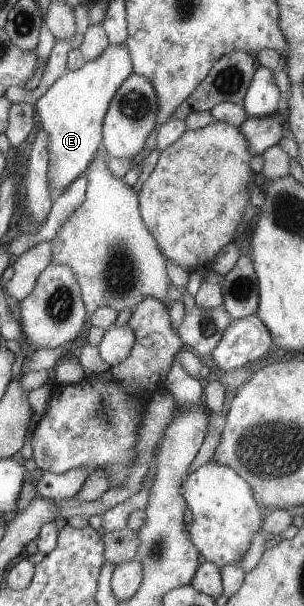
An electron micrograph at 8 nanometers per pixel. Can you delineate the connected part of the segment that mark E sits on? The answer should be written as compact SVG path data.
M124 43L111 44L79 69L66 71L39 97L33 107L36 122L48 133L48 187L52 194L64 191L93 159L102 138L102 119L115 90L132 72Z

